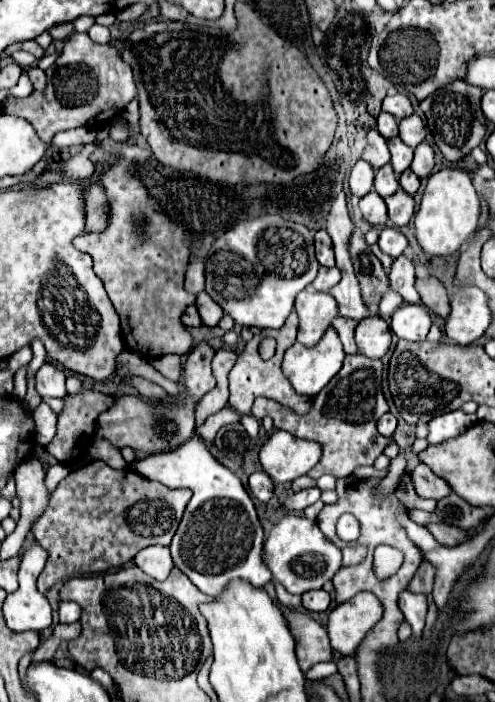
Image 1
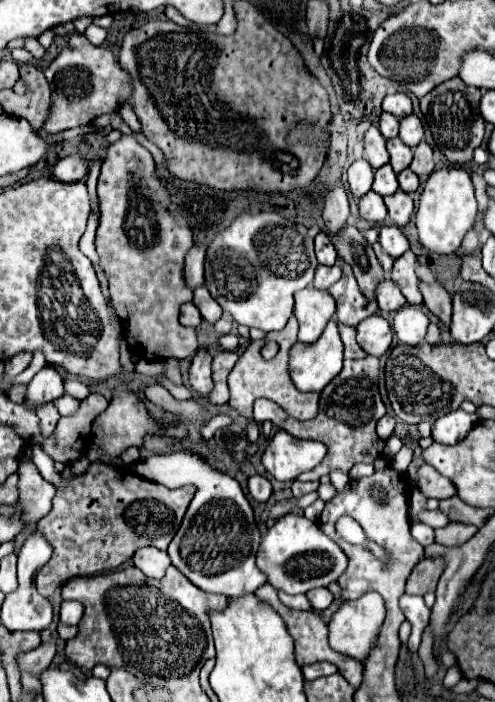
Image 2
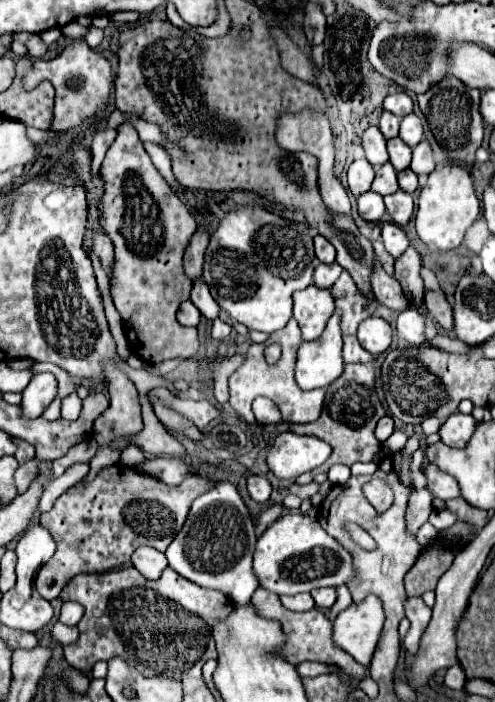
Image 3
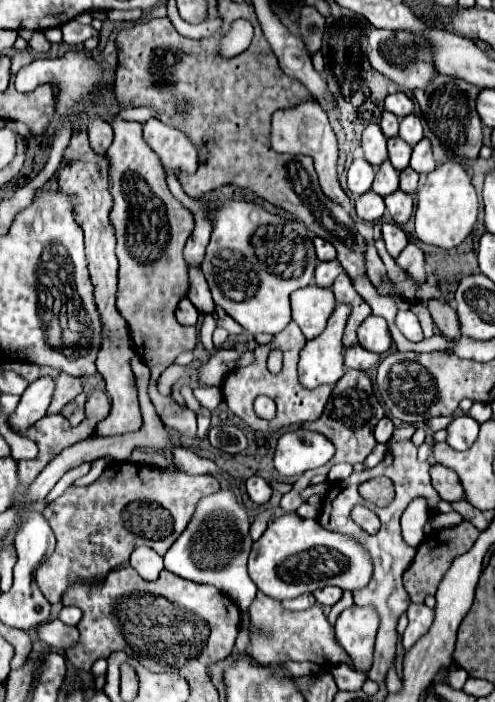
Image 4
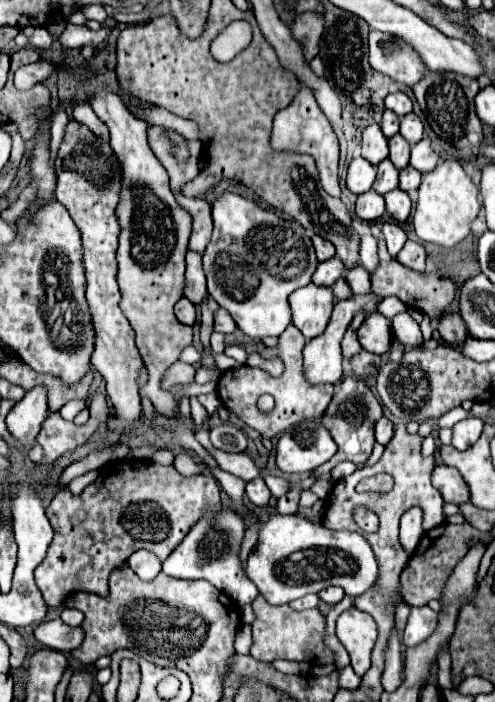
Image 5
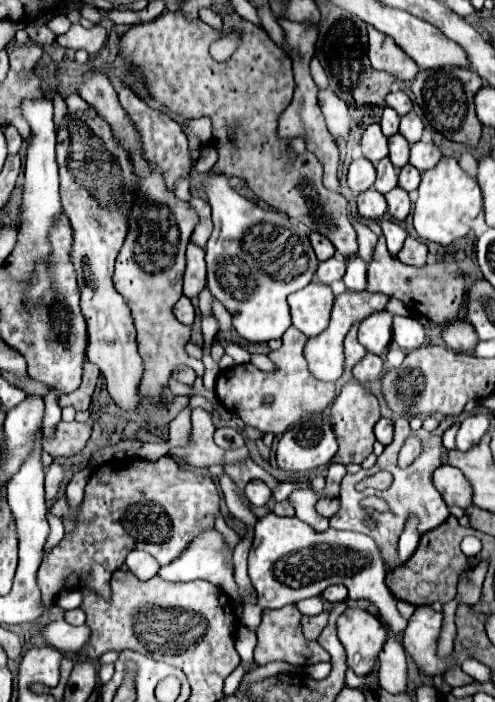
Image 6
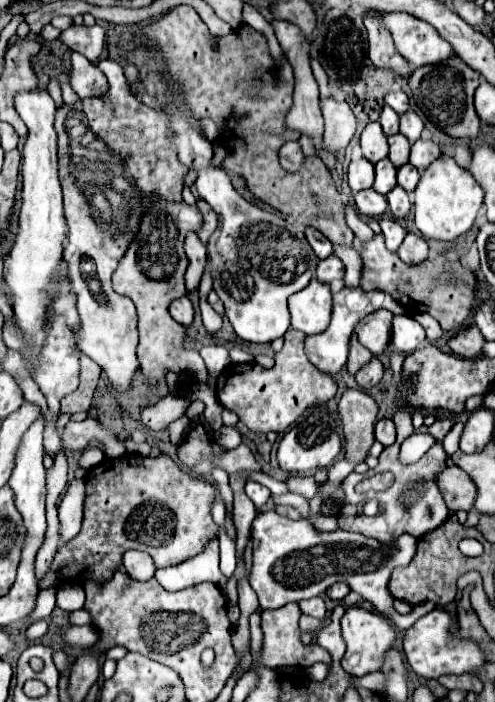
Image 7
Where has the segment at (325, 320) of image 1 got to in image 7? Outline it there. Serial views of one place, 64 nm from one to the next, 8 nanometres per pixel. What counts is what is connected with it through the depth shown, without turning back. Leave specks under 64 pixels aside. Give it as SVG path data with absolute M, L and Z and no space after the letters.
M314 278L308 284L308 288L288 298L288 308L294 330L300 330L304 334L324 332L330 324L330 312L332 312L330 286Z

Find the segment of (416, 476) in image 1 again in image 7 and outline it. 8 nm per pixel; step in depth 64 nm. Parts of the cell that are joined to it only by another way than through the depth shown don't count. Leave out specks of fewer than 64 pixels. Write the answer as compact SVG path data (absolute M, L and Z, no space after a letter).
M448 466L438 476L438 484L450 512L472 510L476 500L476 484L464 470L460 470L458 466Z

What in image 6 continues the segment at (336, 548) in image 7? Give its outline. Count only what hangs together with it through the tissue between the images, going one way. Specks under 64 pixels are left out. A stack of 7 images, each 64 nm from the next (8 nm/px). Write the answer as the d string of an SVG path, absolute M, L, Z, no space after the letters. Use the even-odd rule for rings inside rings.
M274 512L256 522L256 536L248 556L248 576L262 610L296 604L304 598L320 596L332 584L344 584L348 588L348 598L370 600L378 608L382 620L390 624L392 634L398 634L408 626L408 620L396 610L396 598L384 584L386 574L388 570L380 548L366 534L340 532L334 528L316 532L298 518L280 518ZM410 520L398 542L398 558L402 564L406 564L410 560L410 556L416 552L418 540L420 540L420 534L416 532L416 520Z

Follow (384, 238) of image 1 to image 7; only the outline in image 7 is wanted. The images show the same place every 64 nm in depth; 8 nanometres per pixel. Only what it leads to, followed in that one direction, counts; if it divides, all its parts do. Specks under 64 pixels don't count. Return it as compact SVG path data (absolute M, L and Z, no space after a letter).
M382 218L382 220L380 220L380 228L382 228L382 234L384 234L384 238L386 238L386 246L388 246L388 250L396 252L396 250L400 248L400 244L402 244L404 236L406 236L404 226L402 226L398 220Z

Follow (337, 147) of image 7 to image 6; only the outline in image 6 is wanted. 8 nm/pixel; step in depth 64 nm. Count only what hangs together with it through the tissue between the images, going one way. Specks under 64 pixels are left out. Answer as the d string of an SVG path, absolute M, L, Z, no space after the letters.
M320 90L318 102L322 108L322 114L326 118L326 126L336 142L342 142L348 138L350 128L352 128L352 116L344 100L340 100L334 92L330 90Z

